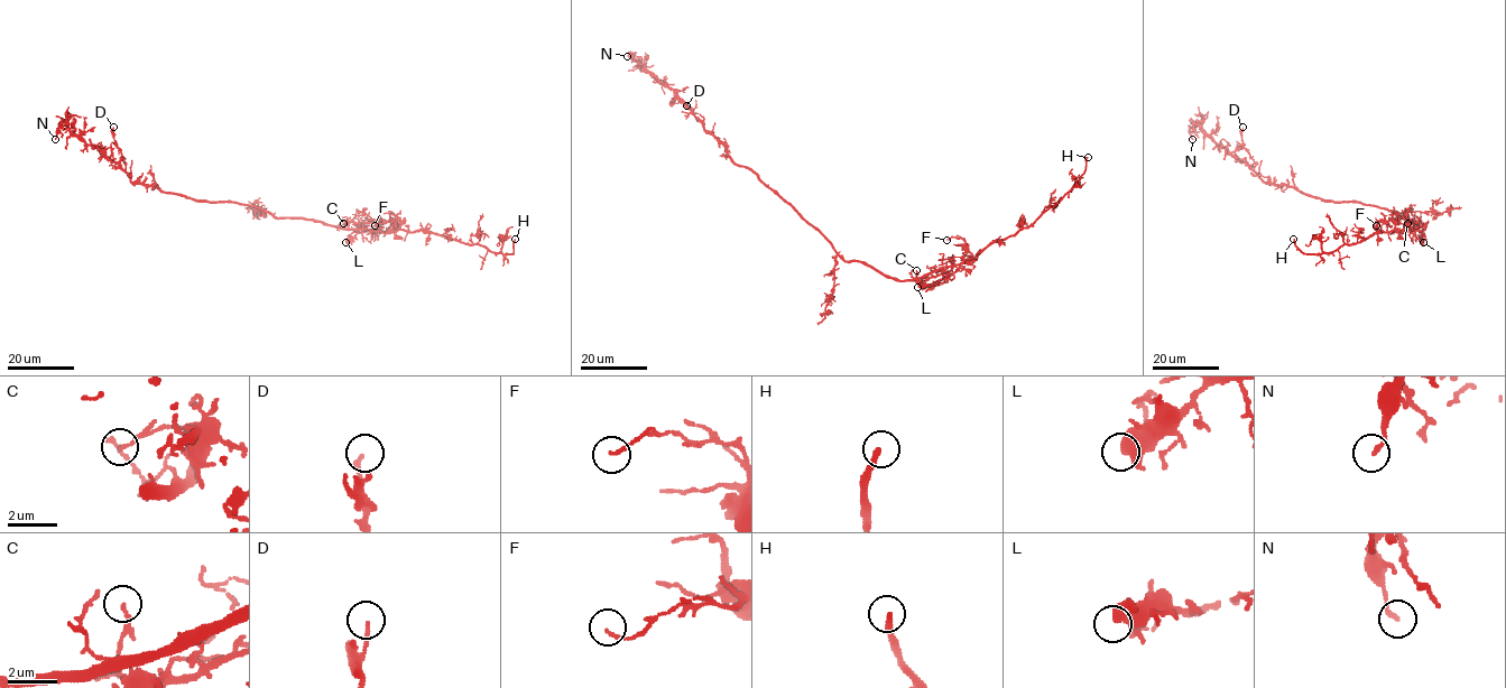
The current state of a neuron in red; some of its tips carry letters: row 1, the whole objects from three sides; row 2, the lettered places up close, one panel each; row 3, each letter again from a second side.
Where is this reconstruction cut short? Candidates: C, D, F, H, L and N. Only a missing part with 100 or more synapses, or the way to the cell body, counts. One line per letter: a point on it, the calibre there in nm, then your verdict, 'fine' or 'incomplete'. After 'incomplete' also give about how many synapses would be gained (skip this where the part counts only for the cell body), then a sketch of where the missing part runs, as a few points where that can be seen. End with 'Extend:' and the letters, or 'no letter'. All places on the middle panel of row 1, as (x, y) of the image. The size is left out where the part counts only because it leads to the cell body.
C: place (916, 270); calibre 90 nm; fine
D: place (686, 105); calibre 160 nm; fine
F: place (946, 240); calibre 110 nm; fine
H: place (1088, 157); calibre 240 nm; incomplete
L: place (917, 287); calibre 600 nm; fine
N: place (627, 56); calibre 160 nm; fine
Extend: H

